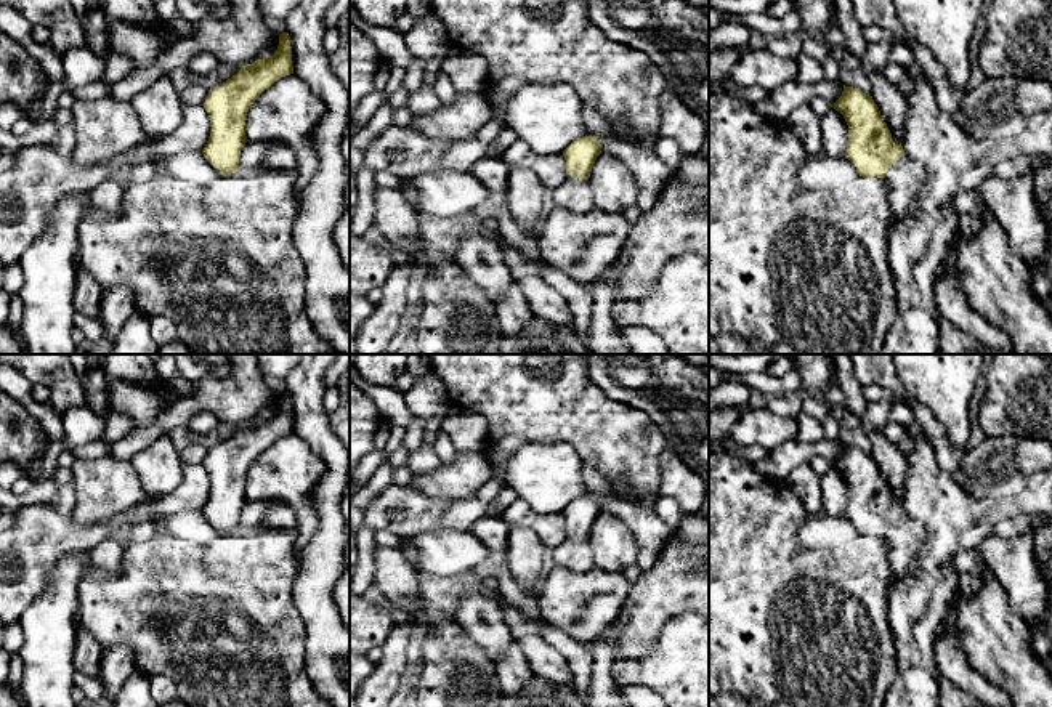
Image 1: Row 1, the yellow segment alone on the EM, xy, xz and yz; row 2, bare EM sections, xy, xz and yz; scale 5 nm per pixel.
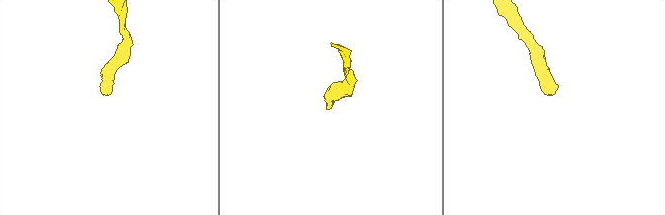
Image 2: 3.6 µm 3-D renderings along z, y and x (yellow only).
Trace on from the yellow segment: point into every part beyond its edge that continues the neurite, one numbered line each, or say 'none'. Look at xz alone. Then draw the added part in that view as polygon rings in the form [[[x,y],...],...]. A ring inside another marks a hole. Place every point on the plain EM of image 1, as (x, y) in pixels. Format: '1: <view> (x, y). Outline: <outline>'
1: xz (574, 553). Outline: [[[566,534],[563,542],[550,553],[555,564],[563,564],[571,571],[584,572],[595,568],[589,539]]]

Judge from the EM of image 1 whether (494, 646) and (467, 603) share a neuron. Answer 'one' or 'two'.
one

